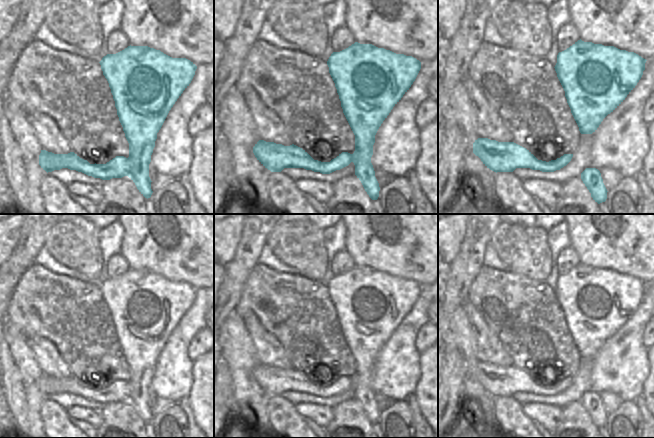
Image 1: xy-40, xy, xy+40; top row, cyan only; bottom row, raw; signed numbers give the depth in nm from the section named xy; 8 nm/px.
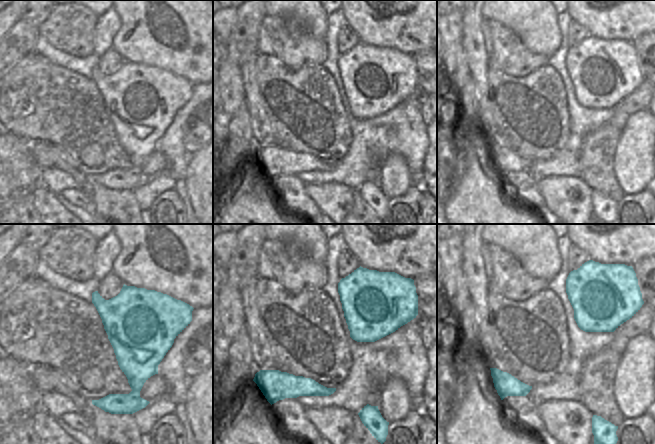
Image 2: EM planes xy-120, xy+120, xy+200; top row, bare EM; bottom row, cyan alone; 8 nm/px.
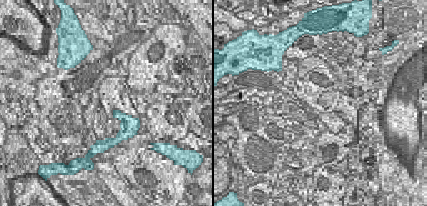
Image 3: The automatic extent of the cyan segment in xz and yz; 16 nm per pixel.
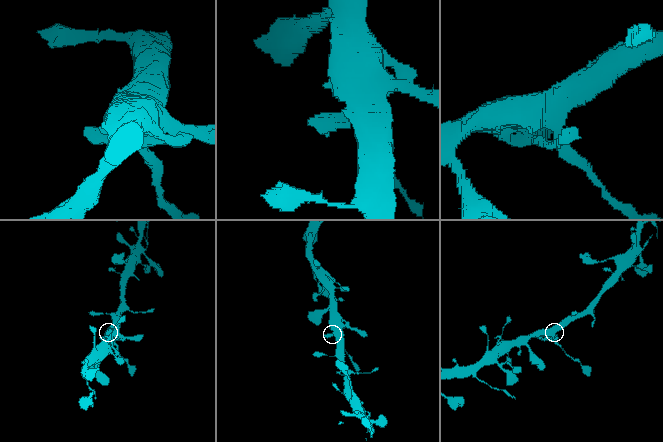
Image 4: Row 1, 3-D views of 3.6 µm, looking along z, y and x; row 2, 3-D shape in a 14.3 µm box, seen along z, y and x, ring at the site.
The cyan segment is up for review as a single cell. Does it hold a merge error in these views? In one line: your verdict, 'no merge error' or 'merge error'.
no merge error

